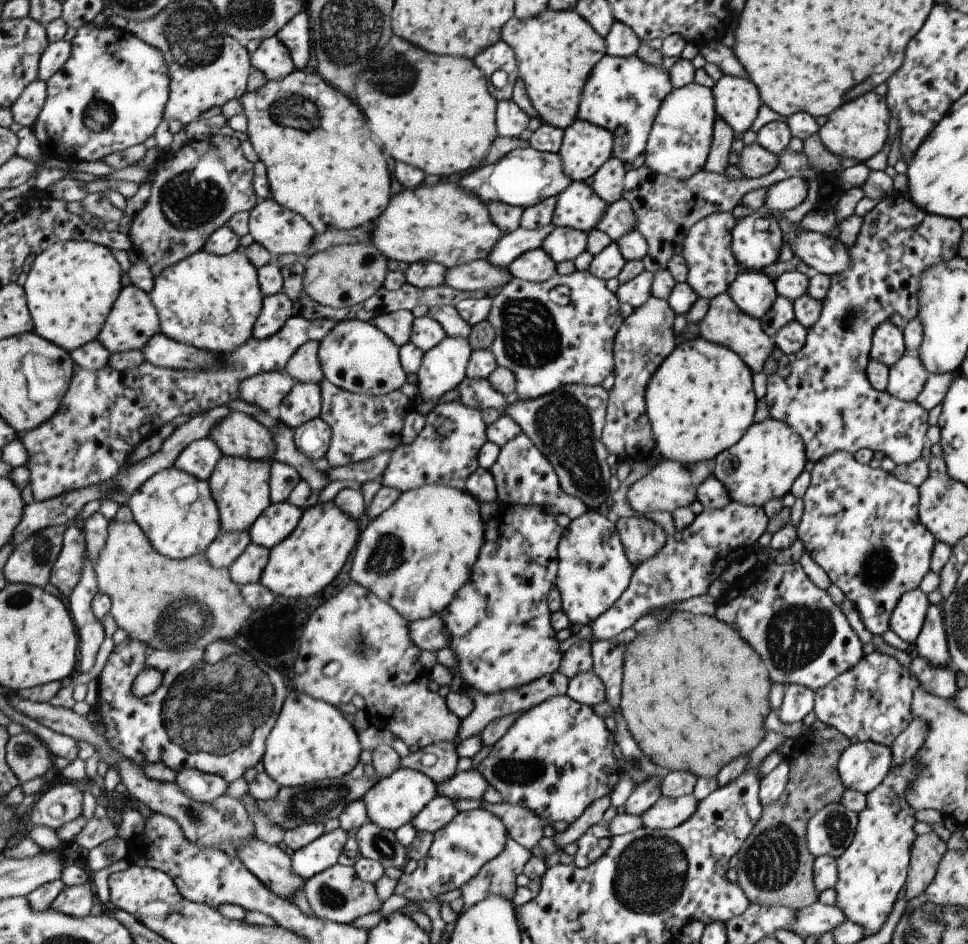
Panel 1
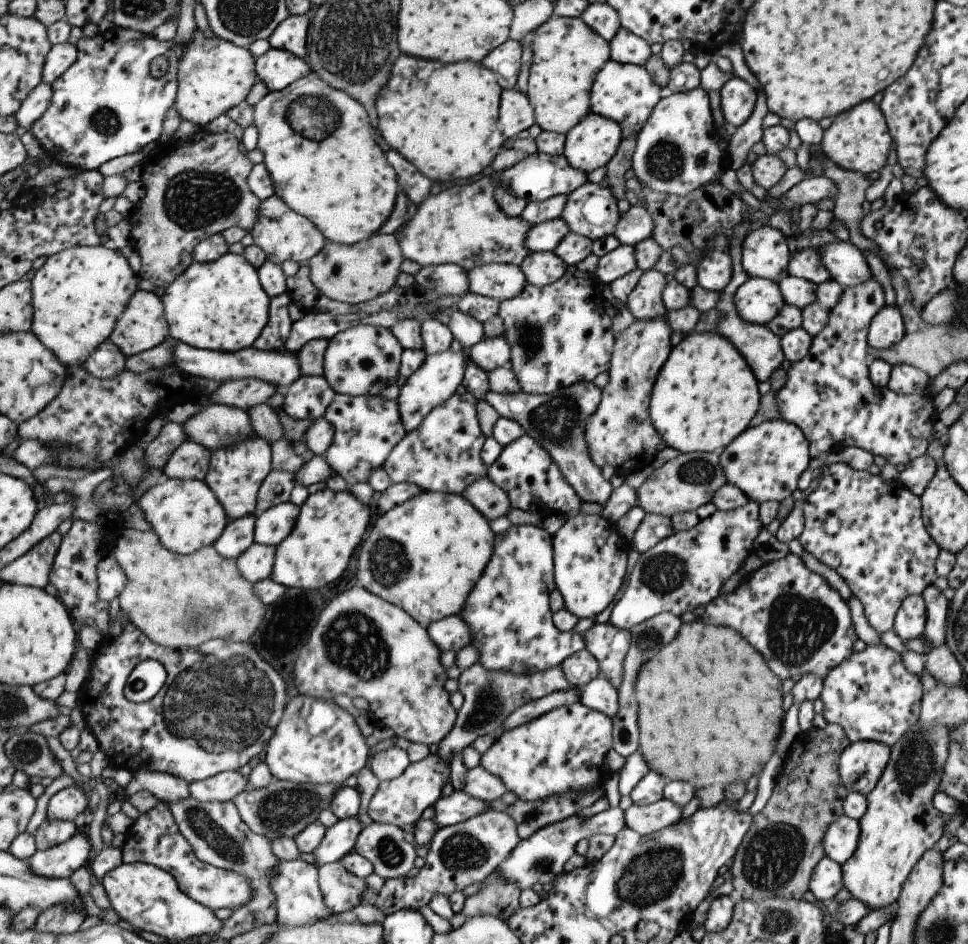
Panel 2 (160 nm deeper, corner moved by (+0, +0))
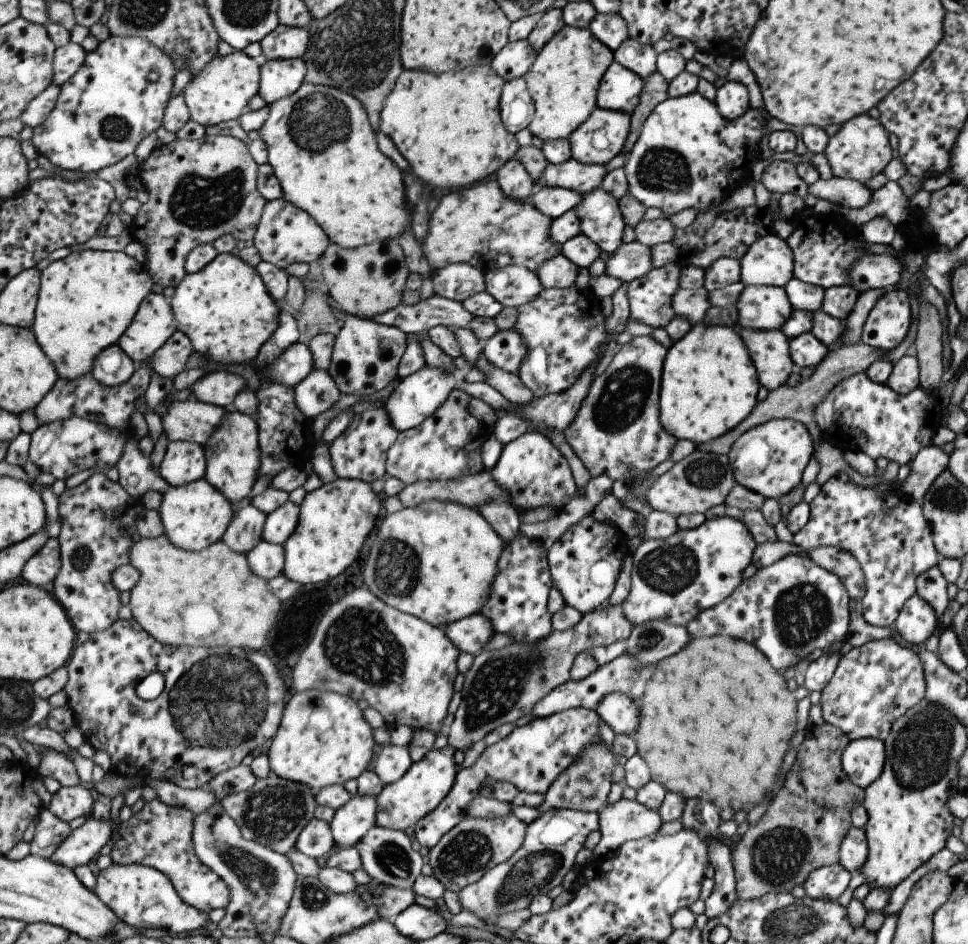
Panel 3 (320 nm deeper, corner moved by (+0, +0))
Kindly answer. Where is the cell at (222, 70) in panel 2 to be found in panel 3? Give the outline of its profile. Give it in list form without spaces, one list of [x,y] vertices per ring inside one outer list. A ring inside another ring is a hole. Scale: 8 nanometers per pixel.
[[[243,51],[215,57],[184,90],[183,96],[189,105],[192,120],[205,126],[215,126],[243,116],[251,99],[260,94],[261,62]]]

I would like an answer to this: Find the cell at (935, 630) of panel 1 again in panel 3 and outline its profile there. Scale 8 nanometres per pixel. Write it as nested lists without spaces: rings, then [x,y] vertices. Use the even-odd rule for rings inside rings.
[[[936,564],[925,570],[924,573],[917,575],[914,580],[916,594],[934,608],[933,612],[937,617],[942,614],[945,608],[948,608],[949,599],[945,592],[947,583]]]

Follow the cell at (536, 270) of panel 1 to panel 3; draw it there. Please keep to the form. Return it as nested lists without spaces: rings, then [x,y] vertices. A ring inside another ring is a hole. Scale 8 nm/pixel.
[[[563,255],[544,262],[535,272],[543,289],[567,289],[574,284],[578,266]]]

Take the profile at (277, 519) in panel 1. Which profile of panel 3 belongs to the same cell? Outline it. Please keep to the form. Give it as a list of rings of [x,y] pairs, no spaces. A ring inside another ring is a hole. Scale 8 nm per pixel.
[[[290,500],[267,517],[264,540],[284,545],[297,530],[299,521],[300,506]]]

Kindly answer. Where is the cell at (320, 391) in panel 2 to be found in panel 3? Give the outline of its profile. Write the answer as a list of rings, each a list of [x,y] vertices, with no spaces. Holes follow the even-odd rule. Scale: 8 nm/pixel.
[[[315,369],[294,389],[297,406],[310,419],[331,410],[341,398],[340,388],[325,369]]]

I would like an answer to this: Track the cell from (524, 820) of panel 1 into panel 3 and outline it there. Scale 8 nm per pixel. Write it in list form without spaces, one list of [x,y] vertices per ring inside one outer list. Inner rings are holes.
[[[590,742],[581,749],[577,758],[562,770],[544,792],[544,802],[537,807],[539,815],[551,809],[573,809],[588,813],[598,813],[606,805],[606,796],[611,786],[611,770],[619,758],[607,748],[605,742]]]

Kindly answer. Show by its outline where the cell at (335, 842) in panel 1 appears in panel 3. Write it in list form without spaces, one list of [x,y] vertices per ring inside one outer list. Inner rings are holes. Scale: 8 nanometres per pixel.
[[[355,794],[347,804],[338,808],[331,822],[336,846],[355,847],[376,825],[378,810],[378,797],[359,794]]]

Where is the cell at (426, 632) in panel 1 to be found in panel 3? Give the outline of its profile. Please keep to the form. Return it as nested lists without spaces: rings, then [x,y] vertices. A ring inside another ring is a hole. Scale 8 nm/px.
[[[481,613],[449,623],[443,630],[459,652],[469,653],[473,657],[483,650],[494,635],[492,624]]]

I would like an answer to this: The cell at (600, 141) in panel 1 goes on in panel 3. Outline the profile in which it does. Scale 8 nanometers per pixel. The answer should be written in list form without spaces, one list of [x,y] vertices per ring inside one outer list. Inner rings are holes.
[[[595,107],[585,122],[568,136],[573,160],[588,165],[605,165],[622,150],[630,127],[630,114]]]

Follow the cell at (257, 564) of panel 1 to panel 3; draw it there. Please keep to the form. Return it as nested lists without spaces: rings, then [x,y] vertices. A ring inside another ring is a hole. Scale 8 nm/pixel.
[[[263,540],[247,553],[247,558],[252,571],[270,581],[283,574],[286,565],[286,550],[282,544]]]

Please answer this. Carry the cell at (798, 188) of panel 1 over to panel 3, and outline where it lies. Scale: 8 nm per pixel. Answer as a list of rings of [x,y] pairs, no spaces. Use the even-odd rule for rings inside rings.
[[[832,177],[829,180],[817,179],[808,185],[809,194],[815,198],[825,198],[843,210],[863,208],[869,204],[872,192],[862,182],[839,177]]]

